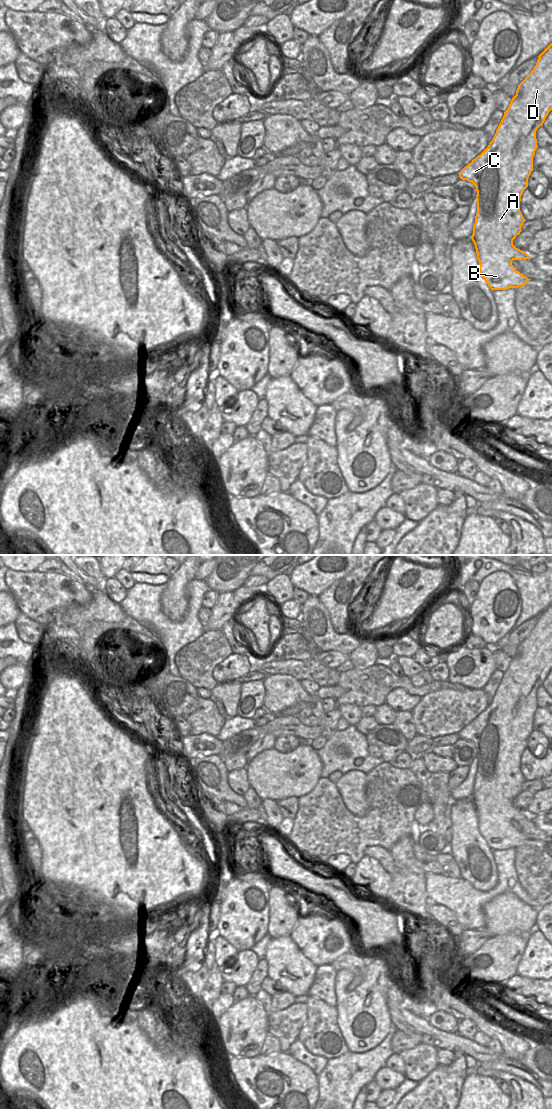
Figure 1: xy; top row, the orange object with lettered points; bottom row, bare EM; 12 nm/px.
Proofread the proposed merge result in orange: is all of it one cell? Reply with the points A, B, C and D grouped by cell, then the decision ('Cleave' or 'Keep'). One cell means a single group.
Groups: A B C D. Keep

